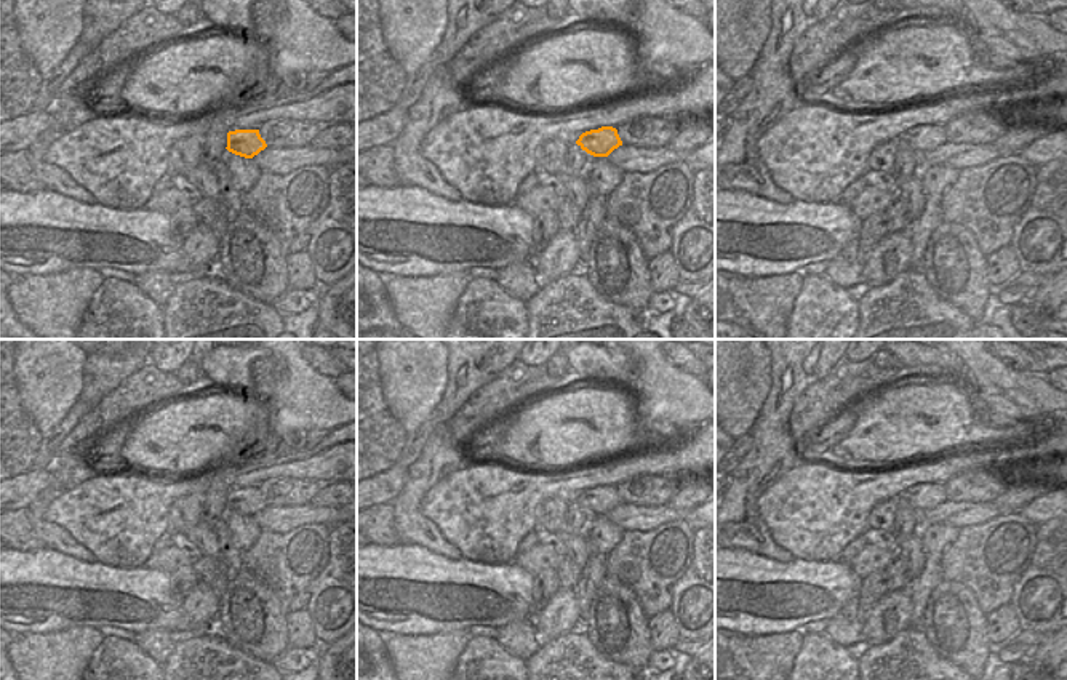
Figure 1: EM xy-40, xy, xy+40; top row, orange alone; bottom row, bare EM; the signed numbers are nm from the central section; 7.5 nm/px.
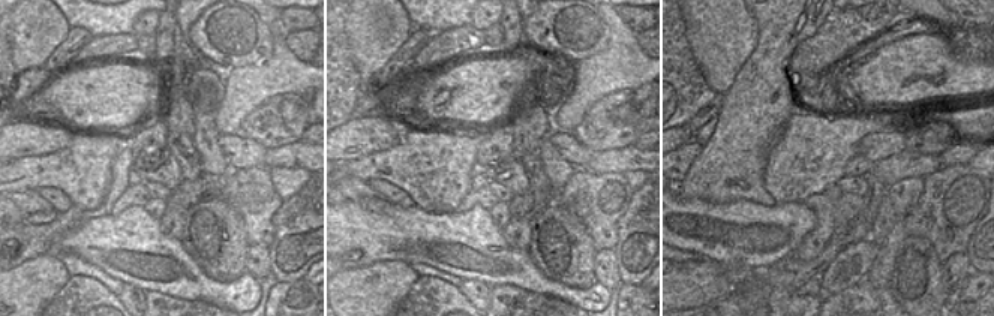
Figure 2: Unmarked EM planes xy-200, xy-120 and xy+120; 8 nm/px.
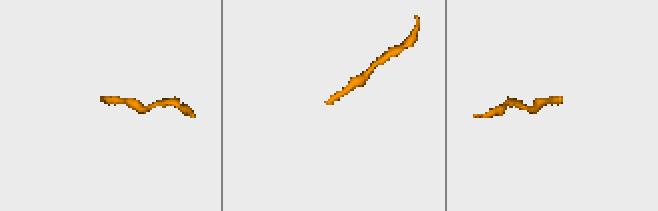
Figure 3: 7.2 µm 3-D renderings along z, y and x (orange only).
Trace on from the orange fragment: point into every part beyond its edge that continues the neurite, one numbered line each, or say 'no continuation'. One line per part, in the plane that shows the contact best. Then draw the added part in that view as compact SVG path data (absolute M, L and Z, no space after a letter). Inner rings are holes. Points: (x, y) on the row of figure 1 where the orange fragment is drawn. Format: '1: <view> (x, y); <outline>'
no continuation

